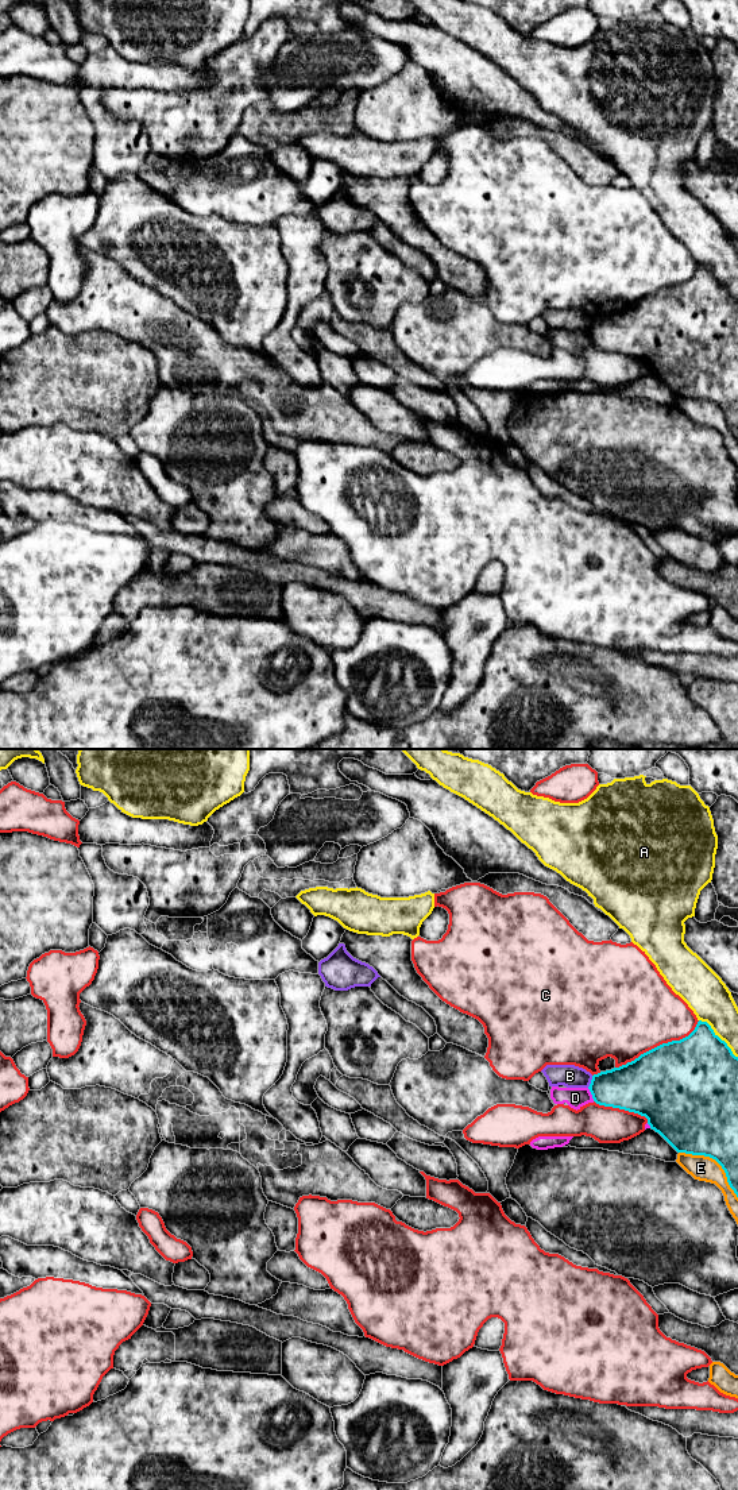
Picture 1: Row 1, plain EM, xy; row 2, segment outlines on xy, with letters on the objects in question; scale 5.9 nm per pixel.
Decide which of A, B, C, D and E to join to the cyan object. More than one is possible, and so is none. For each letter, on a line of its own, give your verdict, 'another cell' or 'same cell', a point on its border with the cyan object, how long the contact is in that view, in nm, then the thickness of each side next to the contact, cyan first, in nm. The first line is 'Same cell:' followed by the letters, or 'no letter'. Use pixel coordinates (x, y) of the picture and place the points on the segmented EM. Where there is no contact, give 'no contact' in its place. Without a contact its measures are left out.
Same cell: no letter
A: another cell; meets cyan in xy at (718, 1037); contact 320 nm long; 460 nm thick on the cyan side, 240 nm on the other
B: another cell; meets cyan in xy at (591, 1081); contact 80 nm long; 280 nm thick on the cyan side, 140 nm on the other
C: another cell; meets cyan in xy at (660, 1045); contact 600 nm long; 500 nm thick on the cyan side, 480 nm on the other
D: another cell; meets cyan in xy at (591, 1093); contact 90 nm long; 280 nm thick on the cyan side, 120 nm on the other
E: another cell; meets cyan in xy at (715, 1160); contact 440 nm long; 420 nm thick on the cyan side, 150 nm on the other

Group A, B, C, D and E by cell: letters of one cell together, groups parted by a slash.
A / B / C / D / E

